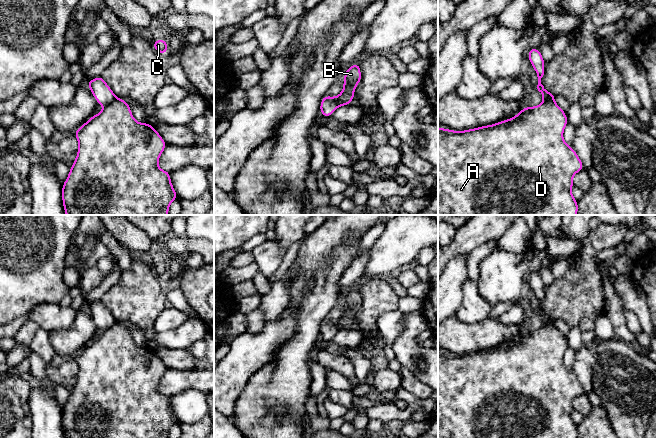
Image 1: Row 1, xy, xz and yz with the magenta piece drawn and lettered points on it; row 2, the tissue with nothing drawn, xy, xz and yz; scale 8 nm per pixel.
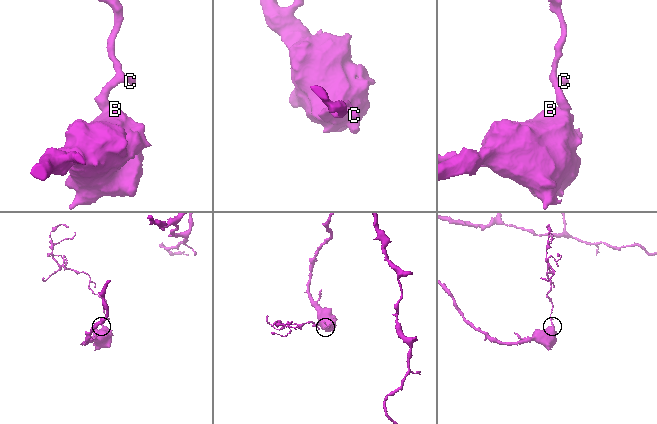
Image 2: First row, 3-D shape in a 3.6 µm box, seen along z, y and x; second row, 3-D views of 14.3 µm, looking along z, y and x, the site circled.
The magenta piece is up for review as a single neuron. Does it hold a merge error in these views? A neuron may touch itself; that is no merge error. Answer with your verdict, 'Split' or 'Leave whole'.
Split

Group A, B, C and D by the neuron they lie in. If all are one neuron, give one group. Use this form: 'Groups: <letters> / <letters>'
Groups: A B D / C

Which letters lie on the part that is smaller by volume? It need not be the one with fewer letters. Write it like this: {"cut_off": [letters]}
{"cut_off": ["C"]}

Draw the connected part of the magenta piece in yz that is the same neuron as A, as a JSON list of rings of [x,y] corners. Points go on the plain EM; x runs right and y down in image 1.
[[[545,324],[538,330],[525,330],[517,339],[496,348],[454,355],[438,352],[438,438],[577,438],[578,425],[571,414],[574,410],[573,400],[584,394],[581,383],[573,371],[568,370],[563,363],[565,350],[568,348],[566,336],[555,326]]]

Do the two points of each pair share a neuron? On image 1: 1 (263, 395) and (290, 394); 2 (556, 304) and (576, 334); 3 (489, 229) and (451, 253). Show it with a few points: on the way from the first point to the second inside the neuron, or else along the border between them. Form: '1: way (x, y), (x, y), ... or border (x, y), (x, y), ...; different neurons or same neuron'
1: way (270, 395), (283, 394); same neuron
2: border (577, 326), (570, 328); different neurons
3: way (480, 229), (460, 246); same neuron

